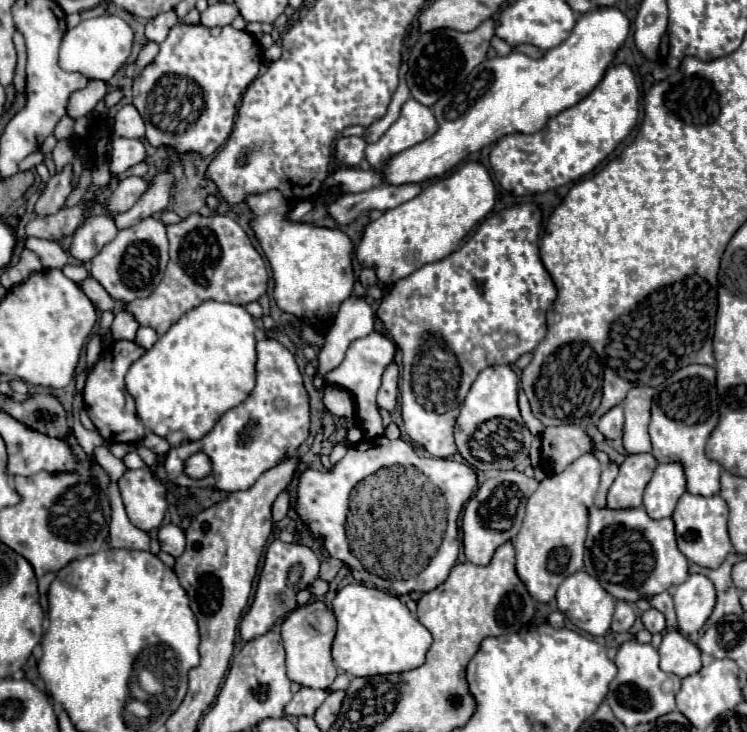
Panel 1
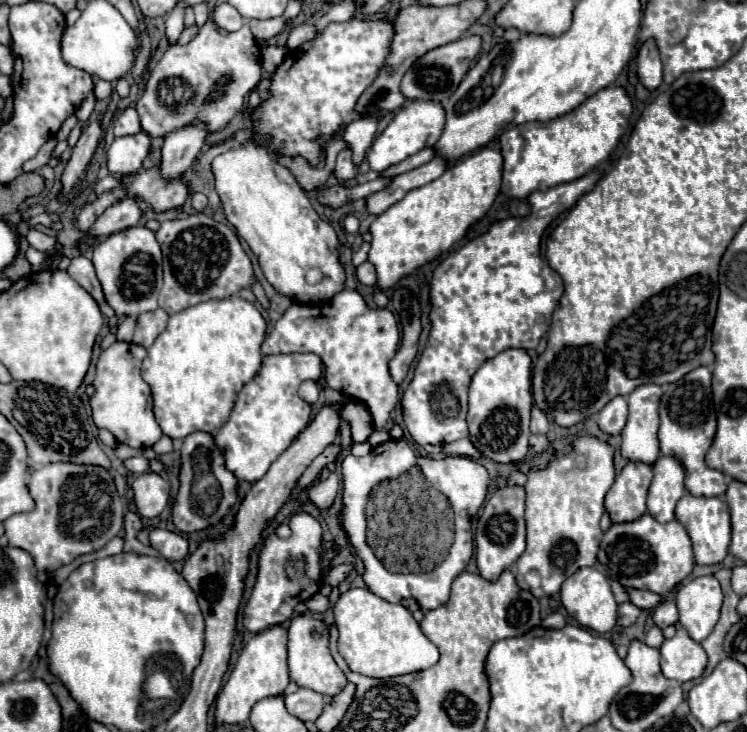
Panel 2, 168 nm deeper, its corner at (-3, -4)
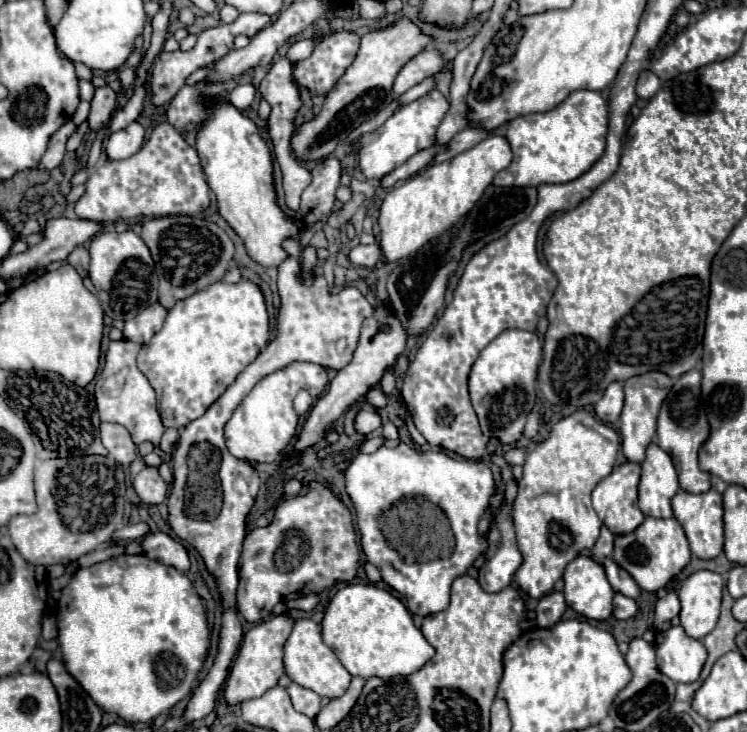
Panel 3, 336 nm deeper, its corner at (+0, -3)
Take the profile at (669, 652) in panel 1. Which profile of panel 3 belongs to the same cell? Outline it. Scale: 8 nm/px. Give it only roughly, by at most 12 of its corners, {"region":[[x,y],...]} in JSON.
{"region":[[683,626],[655,634],[659,670],[695,682],[707,650]]}

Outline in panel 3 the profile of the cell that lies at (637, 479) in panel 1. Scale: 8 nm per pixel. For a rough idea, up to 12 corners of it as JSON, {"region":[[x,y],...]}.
{"region":[[617,466],[593,490],[597,516],[613,534],[643,520],[641,466]]}

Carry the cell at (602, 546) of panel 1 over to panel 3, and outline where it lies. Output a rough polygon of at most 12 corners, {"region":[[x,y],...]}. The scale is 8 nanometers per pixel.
{"region":[[675,518],[615,538],[613,558],[657,592],[689,564]]}

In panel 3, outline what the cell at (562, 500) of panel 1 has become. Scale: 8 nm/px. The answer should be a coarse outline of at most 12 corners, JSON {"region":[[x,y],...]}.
{"region":[[587,410],[527,454],[513,582],[549,594],[599,538],[619,434]]}

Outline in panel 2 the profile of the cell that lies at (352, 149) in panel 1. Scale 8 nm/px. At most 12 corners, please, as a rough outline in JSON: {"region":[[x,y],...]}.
{"region":[[342,149],[336,157],[334,175],[348,181],[358,175],[352,149]]}

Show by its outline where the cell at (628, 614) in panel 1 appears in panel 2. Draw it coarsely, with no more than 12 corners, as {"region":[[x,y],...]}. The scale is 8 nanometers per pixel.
{"region":[[632,603],[618,605],[618,625],[630,627],[640,615]]}

